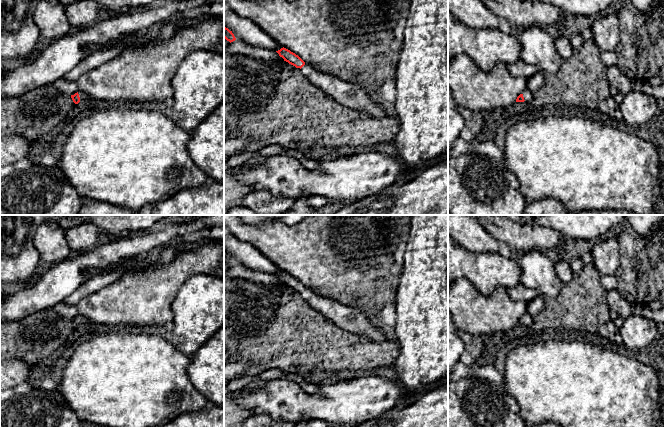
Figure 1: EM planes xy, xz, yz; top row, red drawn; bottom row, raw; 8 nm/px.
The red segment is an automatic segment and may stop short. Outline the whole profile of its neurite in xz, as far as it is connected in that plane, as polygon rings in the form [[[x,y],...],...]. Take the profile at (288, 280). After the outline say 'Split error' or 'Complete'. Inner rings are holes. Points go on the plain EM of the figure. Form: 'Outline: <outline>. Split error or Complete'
Outline: [[[284,271],[276,276],[284,285],[296,292],[300,292],[304,300],[307,301],[313,309],[323,314],[342,330],[363,336],[377,343],[386,340],[383,331],[374,324],[374,319],[368,317],[362,311],[315,294],[307,289],[298,279]]]. Split error

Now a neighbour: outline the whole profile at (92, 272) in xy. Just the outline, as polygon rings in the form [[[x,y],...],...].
[[[131,261],[120,263],[120,264],[116,265],[116,266],[114,266],[114,267],[109,268],[107,271],[100,271],[100,270],[97,270],[97,269],[90,269],[90,270],[87,272],[87,276],[88,276],[88,278],[91,278],[91,277],[93,277],[93,276],[95,276],[95,275],[98,275],[98,274],[103,274],[103,273],[105,273],[105,272],[117,270],[117,269],[119,269],[119,268],[123,268],[123,267],[127,266],[130,262],[131,262]]]

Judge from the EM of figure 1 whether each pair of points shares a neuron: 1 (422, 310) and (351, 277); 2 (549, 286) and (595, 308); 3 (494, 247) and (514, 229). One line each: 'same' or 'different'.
1: different
2: different
3: different

